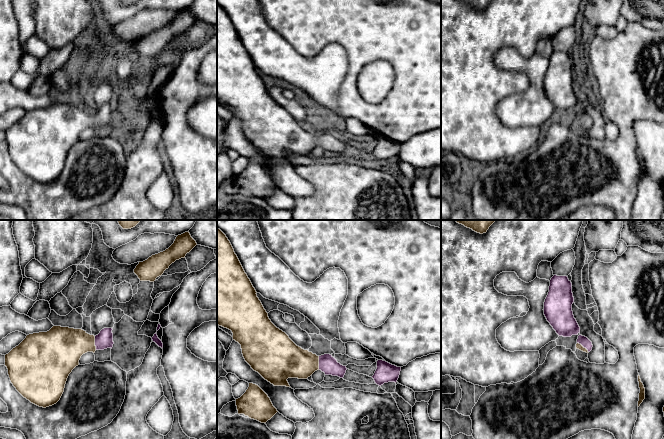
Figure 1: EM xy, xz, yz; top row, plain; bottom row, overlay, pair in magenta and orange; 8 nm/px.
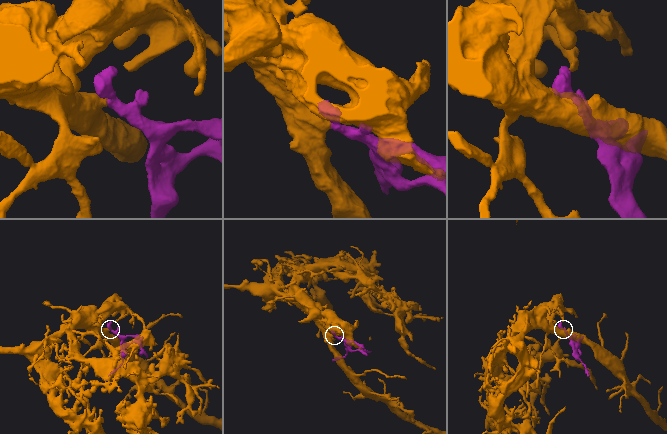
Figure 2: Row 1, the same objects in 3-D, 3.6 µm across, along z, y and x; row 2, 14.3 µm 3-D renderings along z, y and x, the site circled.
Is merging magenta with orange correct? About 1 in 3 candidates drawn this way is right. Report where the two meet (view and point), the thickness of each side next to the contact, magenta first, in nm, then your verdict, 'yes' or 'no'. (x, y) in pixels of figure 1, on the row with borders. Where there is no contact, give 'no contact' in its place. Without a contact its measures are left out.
xy (95, 343) | 140/320 nm | yes

